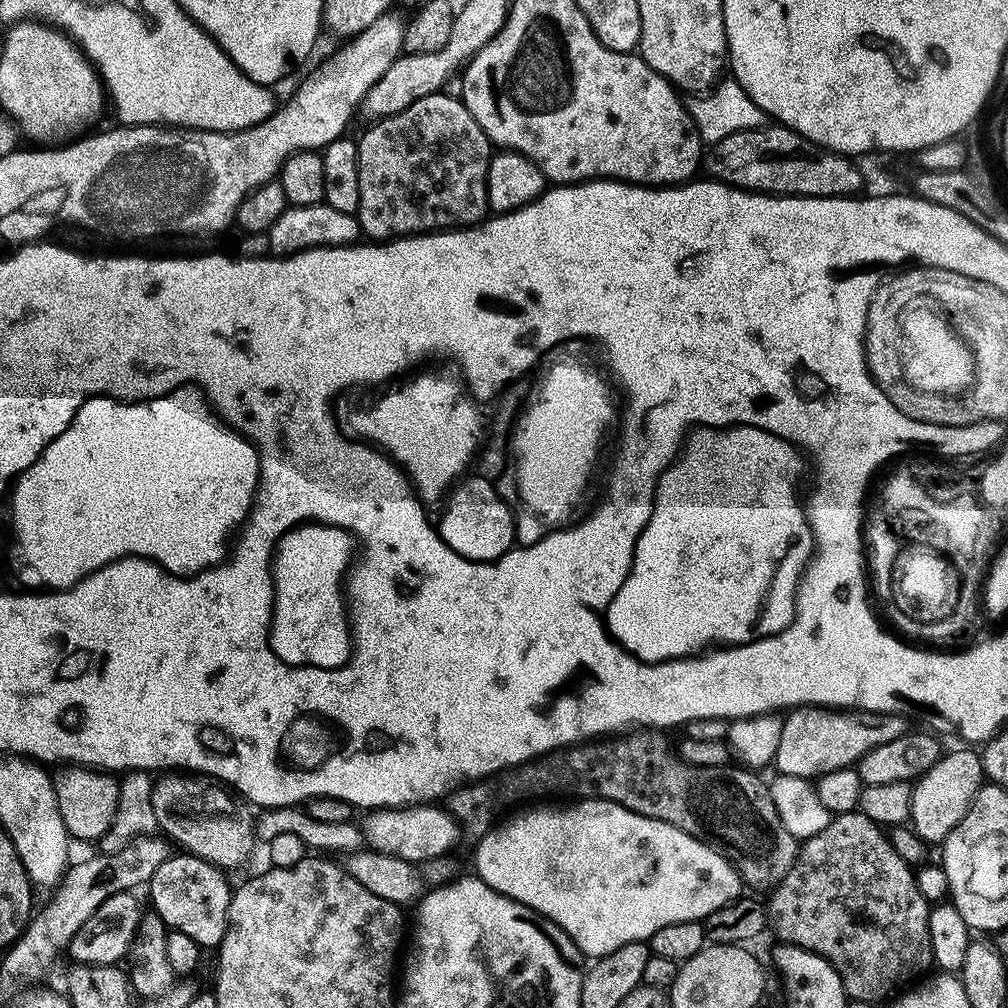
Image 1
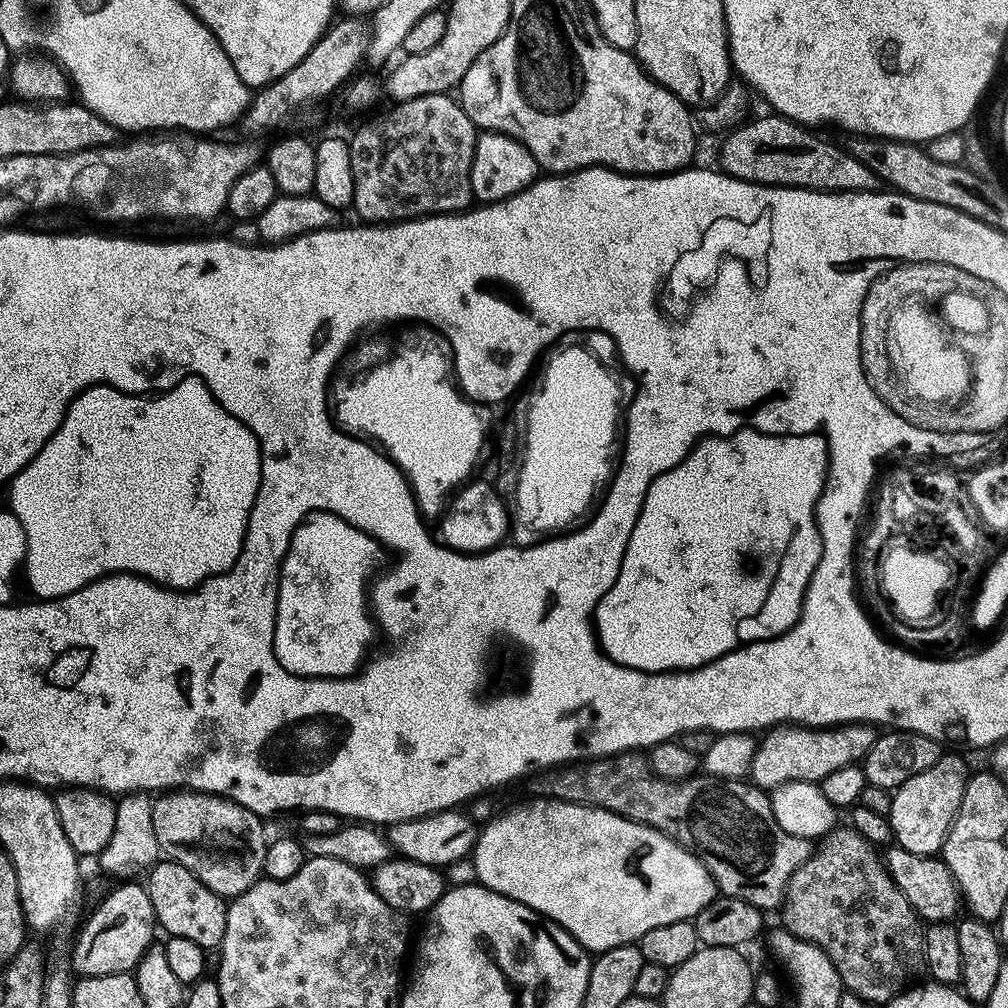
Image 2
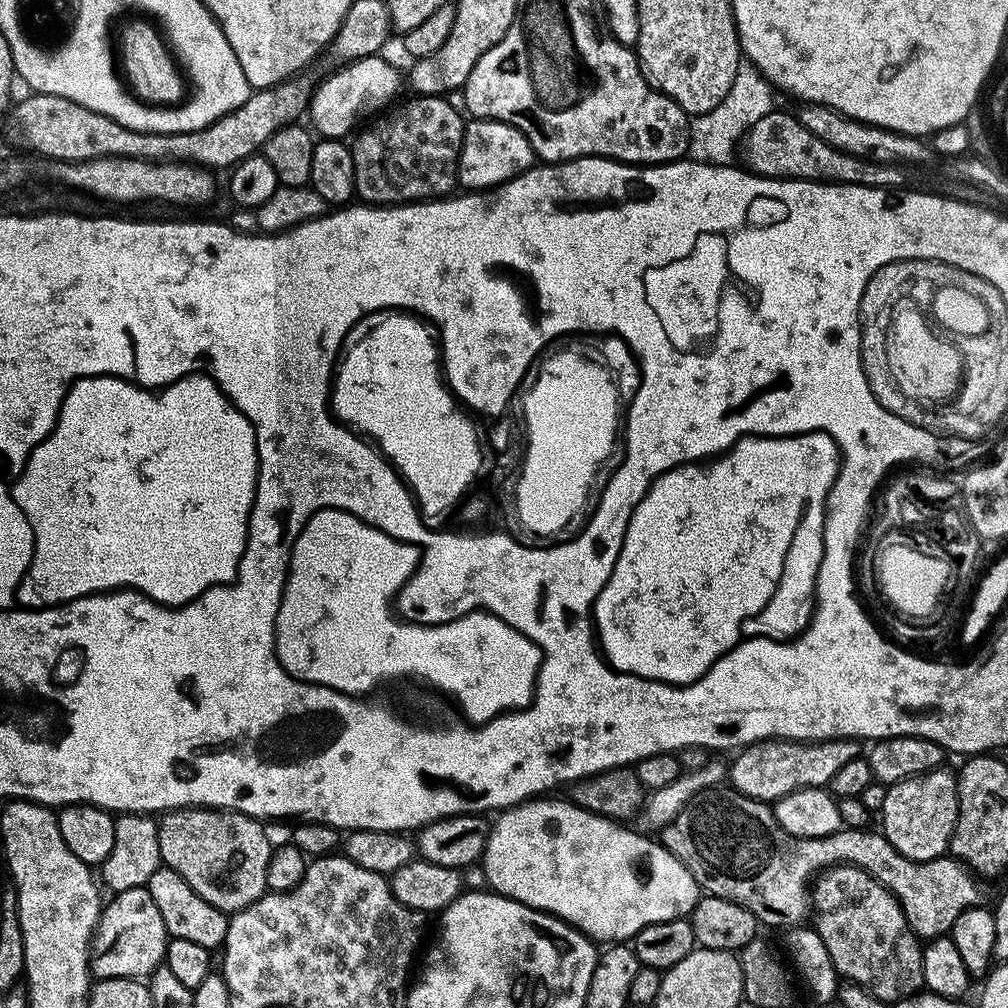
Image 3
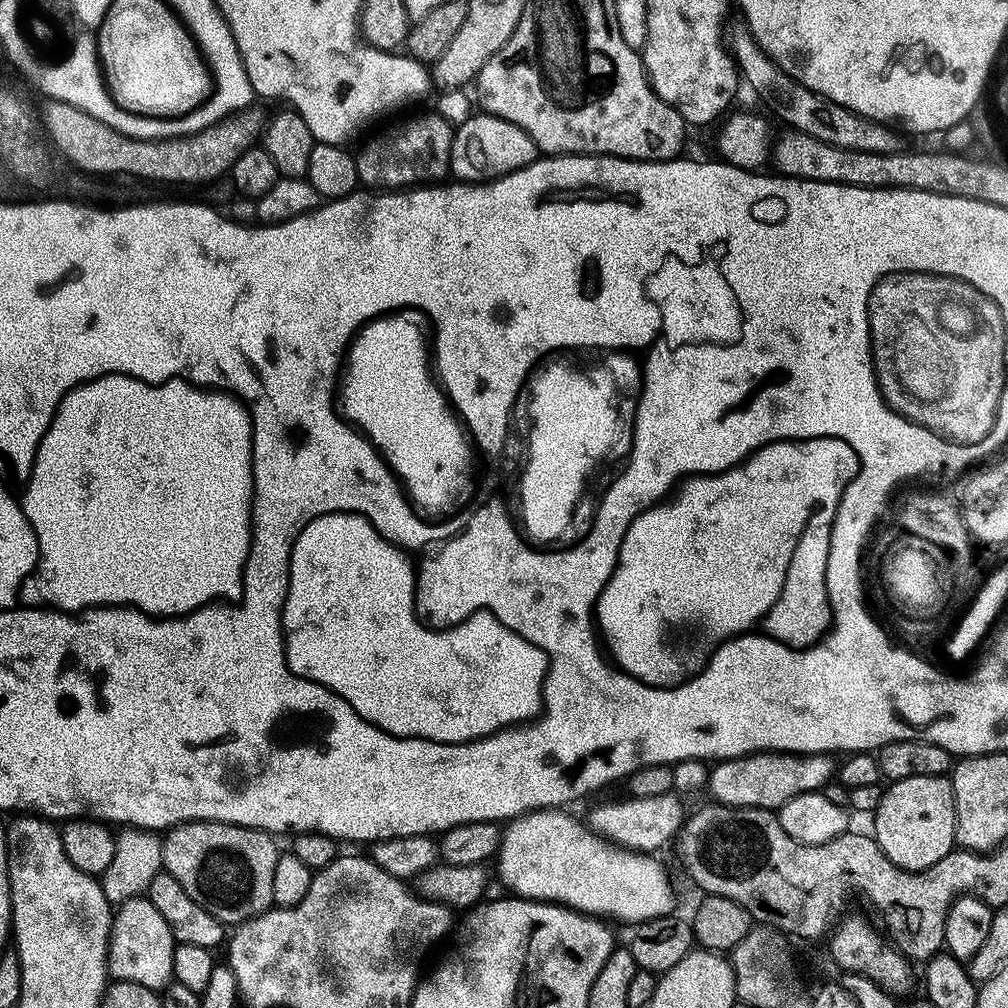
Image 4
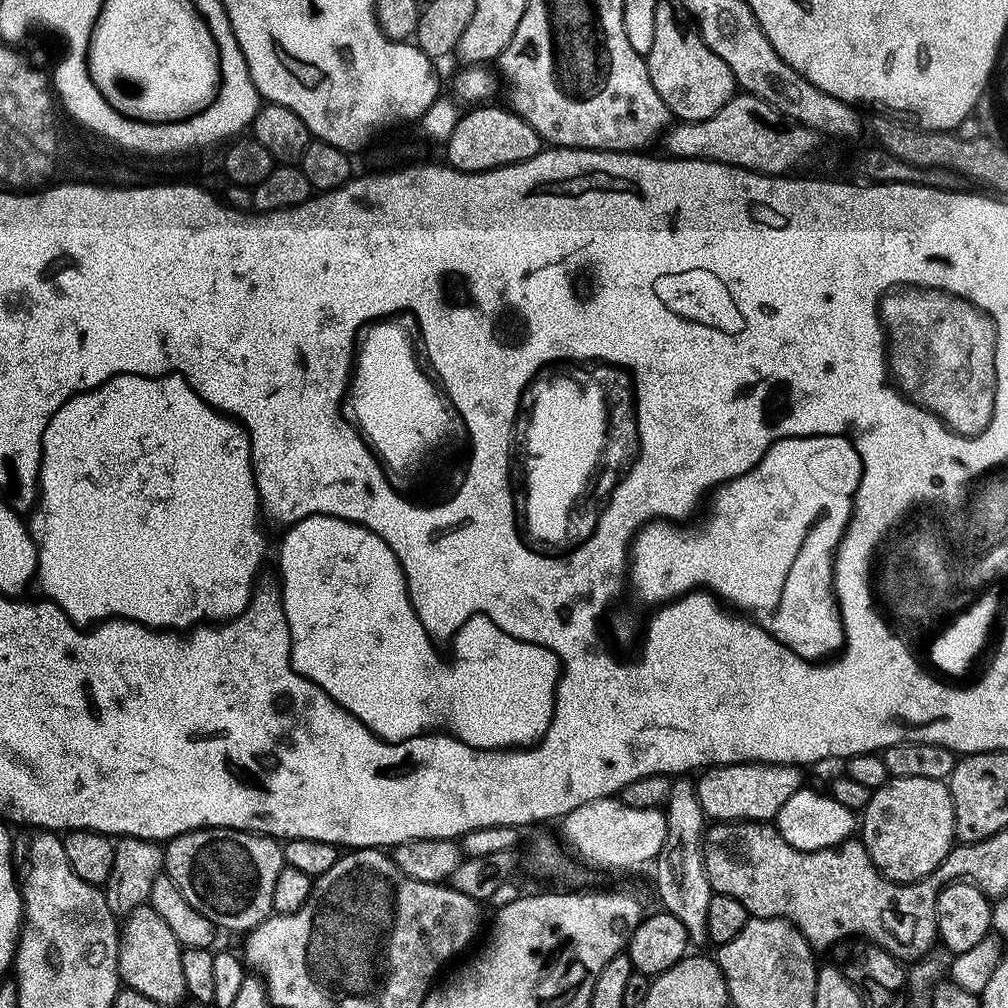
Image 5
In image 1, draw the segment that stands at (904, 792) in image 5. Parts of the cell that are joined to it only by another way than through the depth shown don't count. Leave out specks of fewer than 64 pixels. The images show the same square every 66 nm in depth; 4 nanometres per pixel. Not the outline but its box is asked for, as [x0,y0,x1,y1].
[908,747,986,845]

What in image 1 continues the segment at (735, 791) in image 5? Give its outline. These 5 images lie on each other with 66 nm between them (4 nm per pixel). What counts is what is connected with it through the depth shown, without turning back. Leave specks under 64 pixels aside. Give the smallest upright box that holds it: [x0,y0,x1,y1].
[774,706,910,781]

